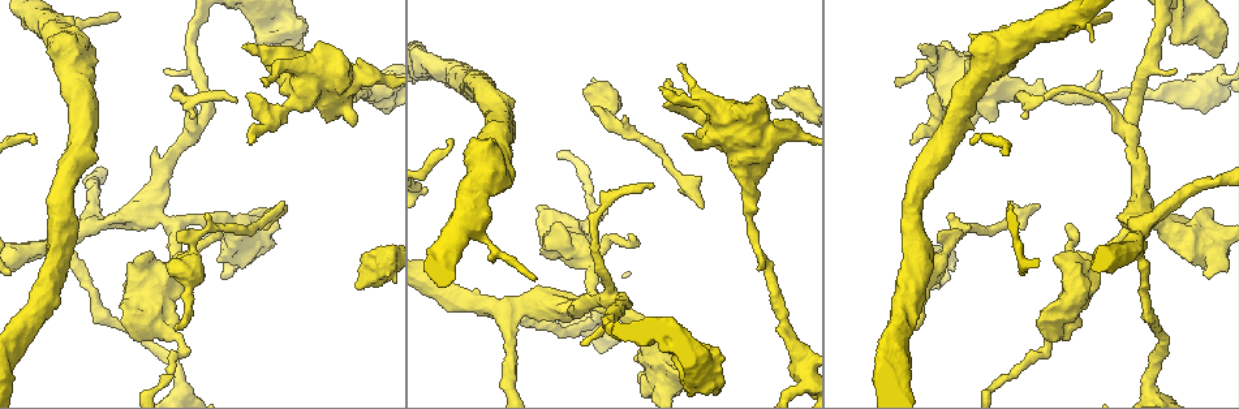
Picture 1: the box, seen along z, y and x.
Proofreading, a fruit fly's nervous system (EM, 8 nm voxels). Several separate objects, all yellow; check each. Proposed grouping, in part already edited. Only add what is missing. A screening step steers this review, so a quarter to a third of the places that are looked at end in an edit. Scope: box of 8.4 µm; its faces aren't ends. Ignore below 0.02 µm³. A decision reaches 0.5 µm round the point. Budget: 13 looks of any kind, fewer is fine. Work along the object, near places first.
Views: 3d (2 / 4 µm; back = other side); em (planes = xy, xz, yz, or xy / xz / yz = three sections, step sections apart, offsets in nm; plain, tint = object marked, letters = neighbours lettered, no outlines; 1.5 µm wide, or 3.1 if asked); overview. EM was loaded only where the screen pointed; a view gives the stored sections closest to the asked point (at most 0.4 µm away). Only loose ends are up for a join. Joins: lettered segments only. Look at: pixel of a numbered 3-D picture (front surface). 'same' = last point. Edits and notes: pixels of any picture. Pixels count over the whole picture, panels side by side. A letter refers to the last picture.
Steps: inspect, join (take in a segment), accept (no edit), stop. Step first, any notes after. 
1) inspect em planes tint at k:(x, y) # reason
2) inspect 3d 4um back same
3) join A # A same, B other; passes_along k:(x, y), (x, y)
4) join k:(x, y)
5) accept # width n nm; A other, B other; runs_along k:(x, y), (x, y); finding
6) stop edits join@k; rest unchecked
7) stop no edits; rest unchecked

inspect em planes letters at 1:(274, 223) # thick end

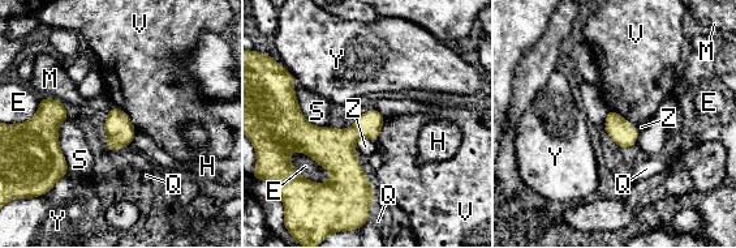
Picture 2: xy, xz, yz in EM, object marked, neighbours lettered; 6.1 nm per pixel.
accept # E other, H other, M other, Q other, S other, V other, Y other, Z other; border 2:(112, 105), (127, 114), (137, 131); none of them fits

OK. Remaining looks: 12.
inspect 3d 2um at 1:(684, 133) # thick end

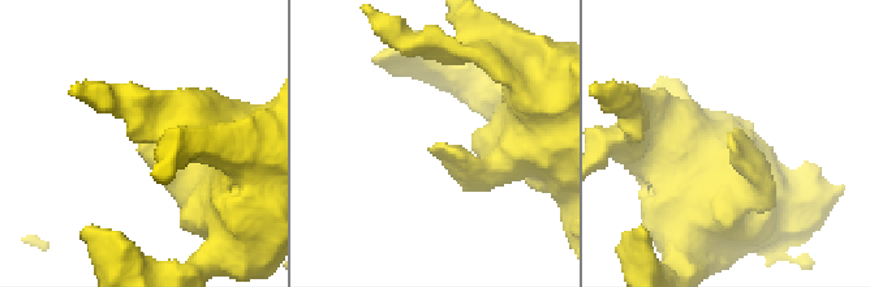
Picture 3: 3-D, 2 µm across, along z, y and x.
inspect em planes letters at 3:(729, 140) # need the tissue

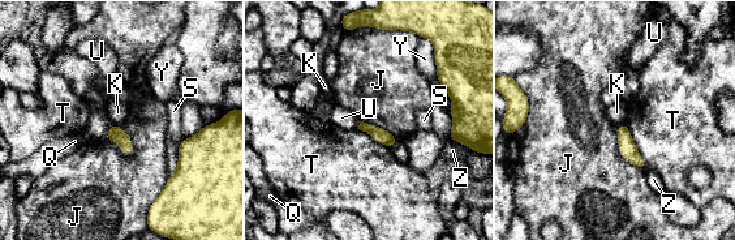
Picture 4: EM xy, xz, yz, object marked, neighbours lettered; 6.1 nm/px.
accept # J other, K other, Q other, S other, T other, U other, Y other, Z other; border 4:(119, 124), (130, 140), (130, 155); none of them fits

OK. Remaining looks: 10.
inspect 3d 2um at 1:(912, 139) # an open end

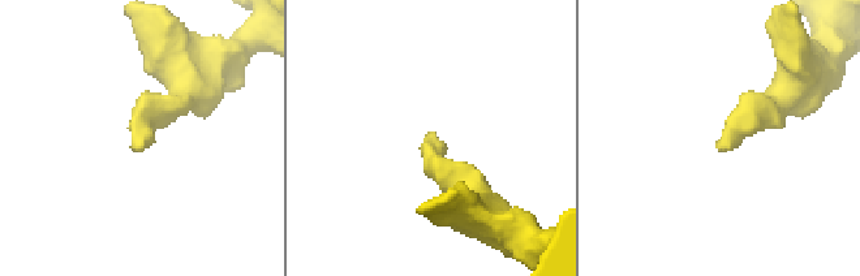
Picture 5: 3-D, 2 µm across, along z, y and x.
inspect em planes letters at 5:(716, 144)

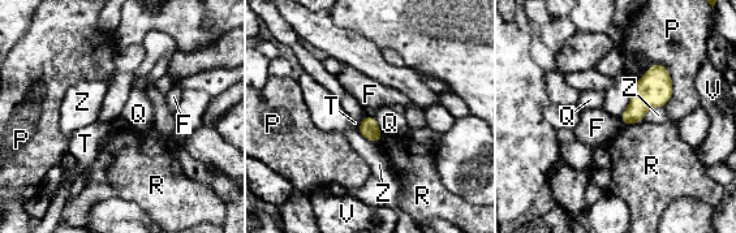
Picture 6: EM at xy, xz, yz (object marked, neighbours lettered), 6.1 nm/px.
accept # longest_contact P 280 nm; F other, P other, Q other, R other, T other, V other, Z other; border 6:(619, 117), (623, 124); no lettered segment goes on from it

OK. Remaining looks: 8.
inspect 3d 2um at 1:(1077, 324) # free end

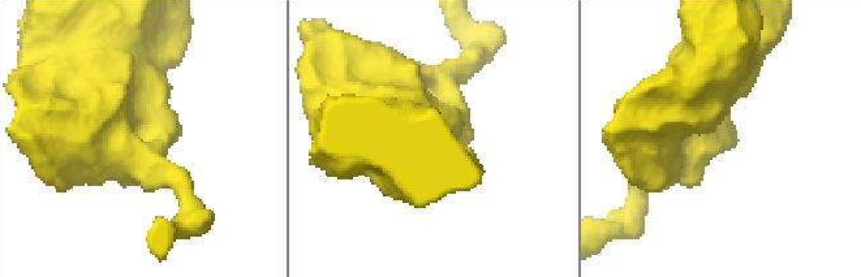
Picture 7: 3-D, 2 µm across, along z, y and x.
inspect em planes letters at 7:(178, 133) # shape alone is not enough

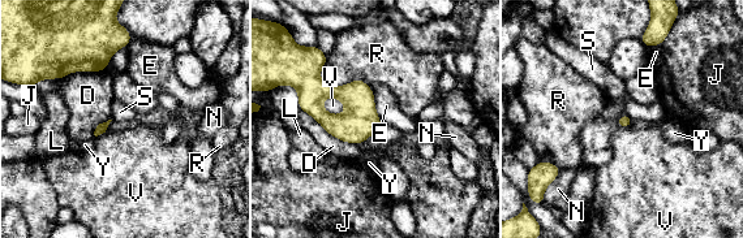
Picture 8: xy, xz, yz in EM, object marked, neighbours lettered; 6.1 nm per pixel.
accept # D other, E other, J other, L other, N other, R other, S other, V other, Y other; border 8:(320, 102), (336, 98), (347, 108); none of them fits

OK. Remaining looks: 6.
inspect 3d 4um at 1:(704, 207) # free end

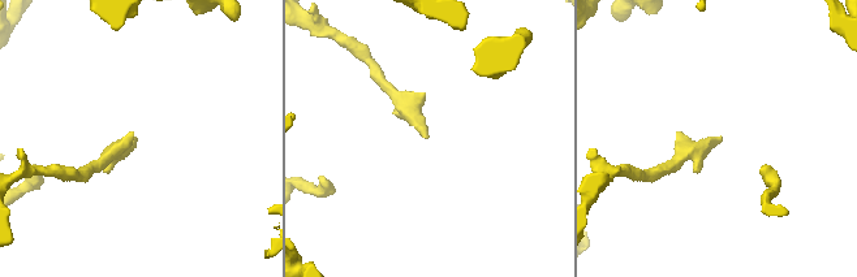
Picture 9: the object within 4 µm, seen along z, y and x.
inspect em planes letters at 9:(720, 139) # shape alone is not enough

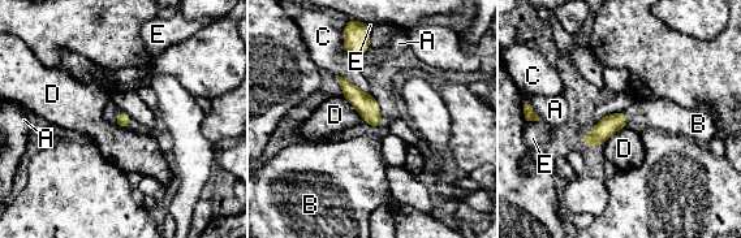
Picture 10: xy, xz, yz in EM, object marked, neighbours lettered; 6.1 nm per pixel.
join B # width 90 nm; longest_contact C 240 nm; A other, B same, C other, D other, E other; the neuron continues

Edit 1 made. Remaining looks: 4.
stop edits join@10; rest unchecked

